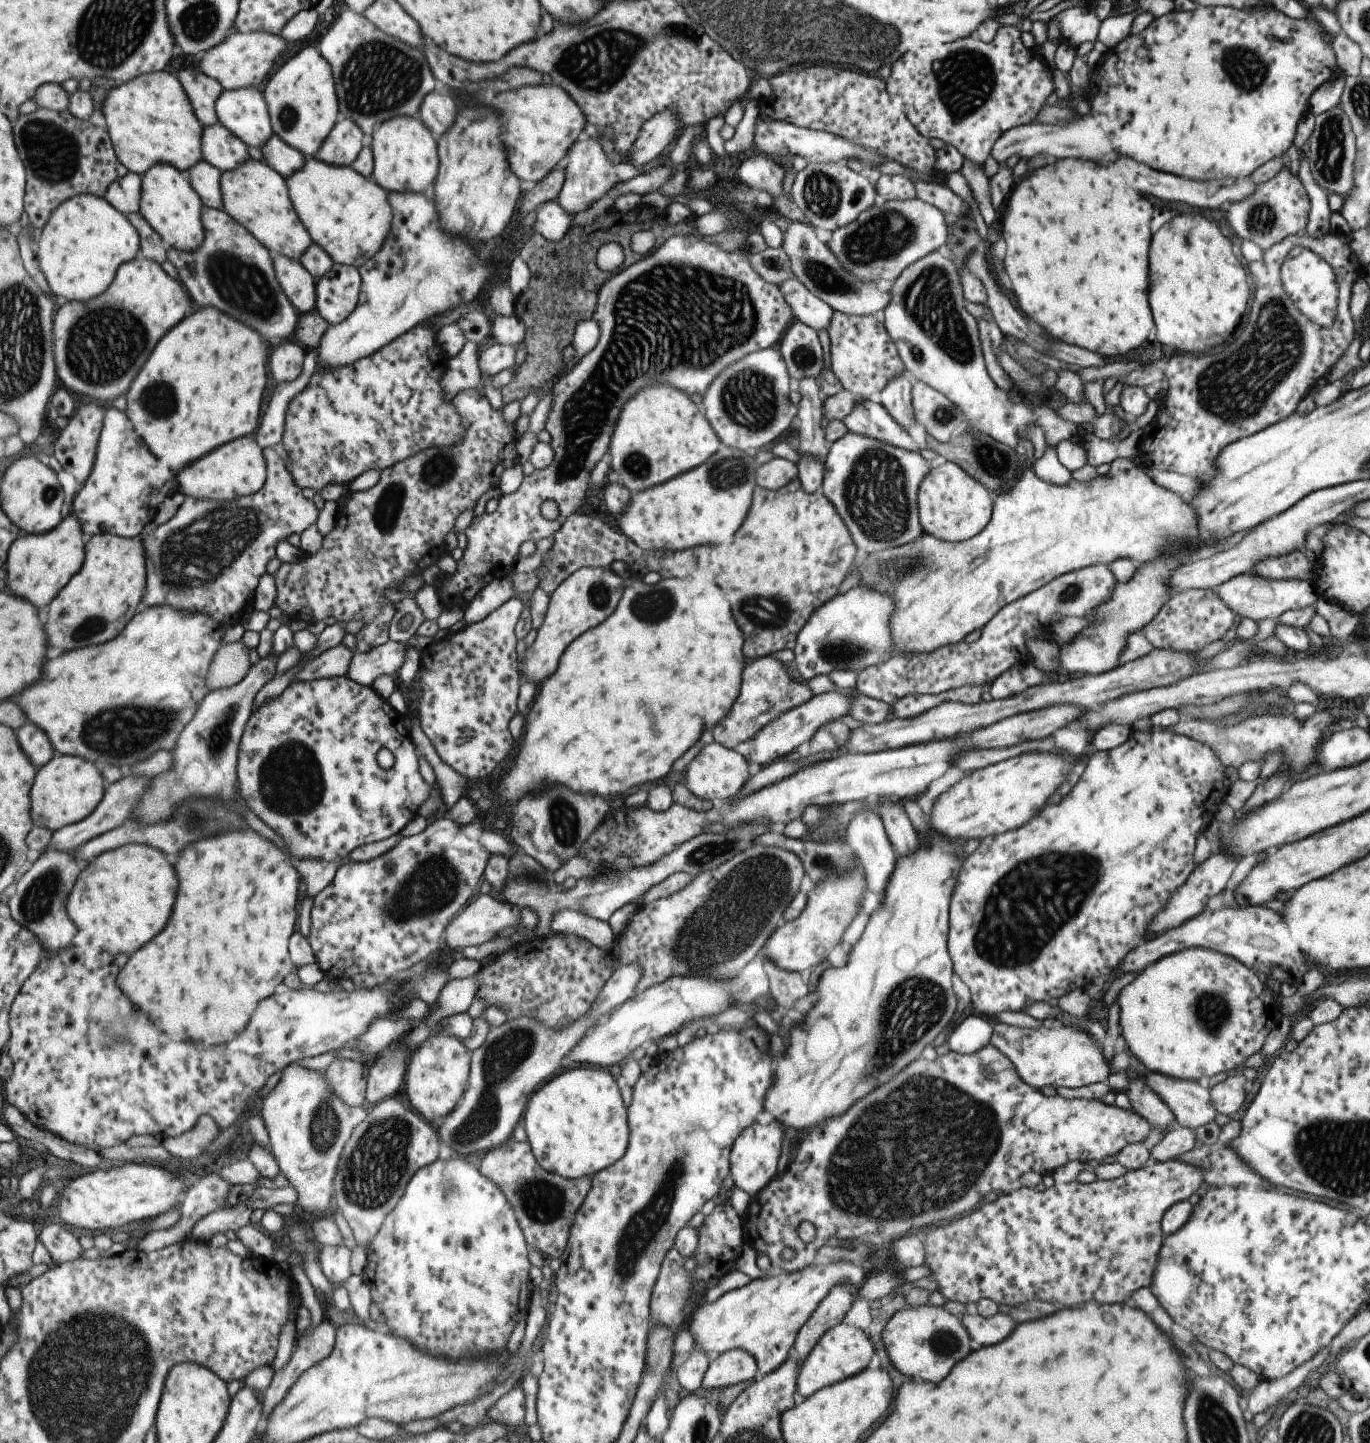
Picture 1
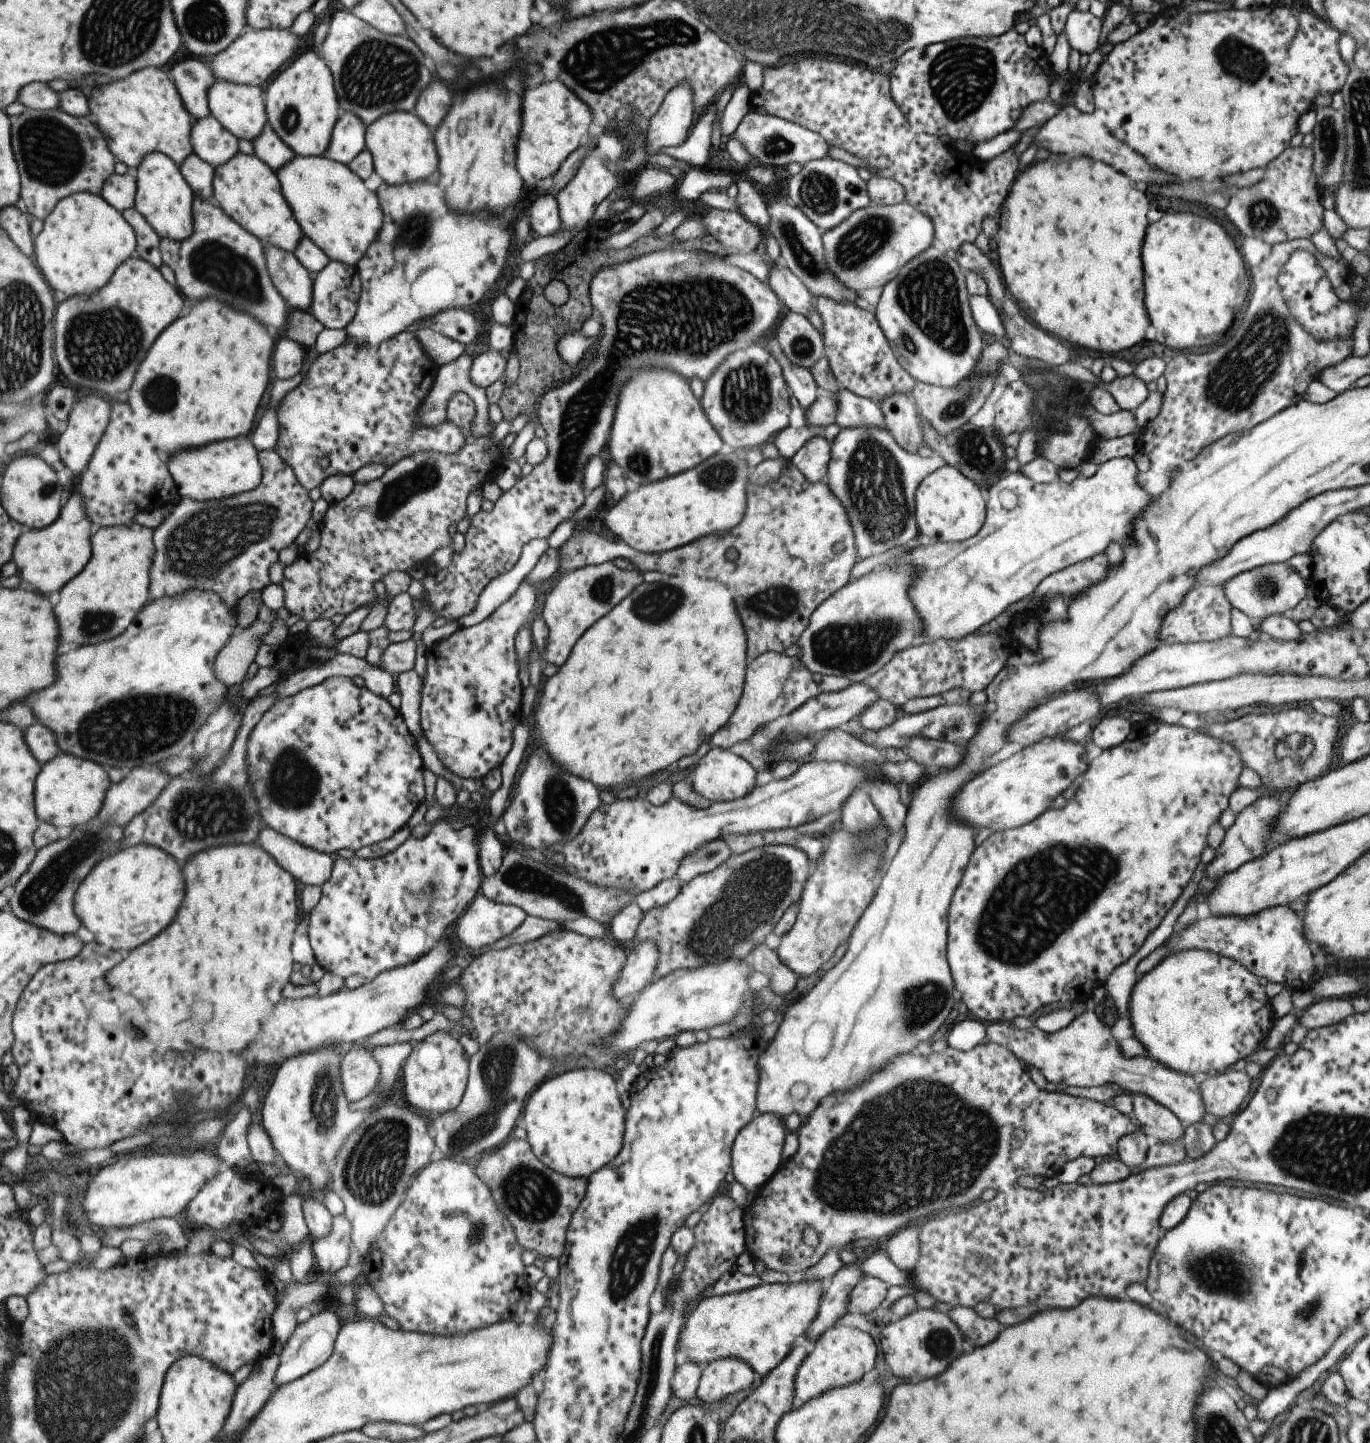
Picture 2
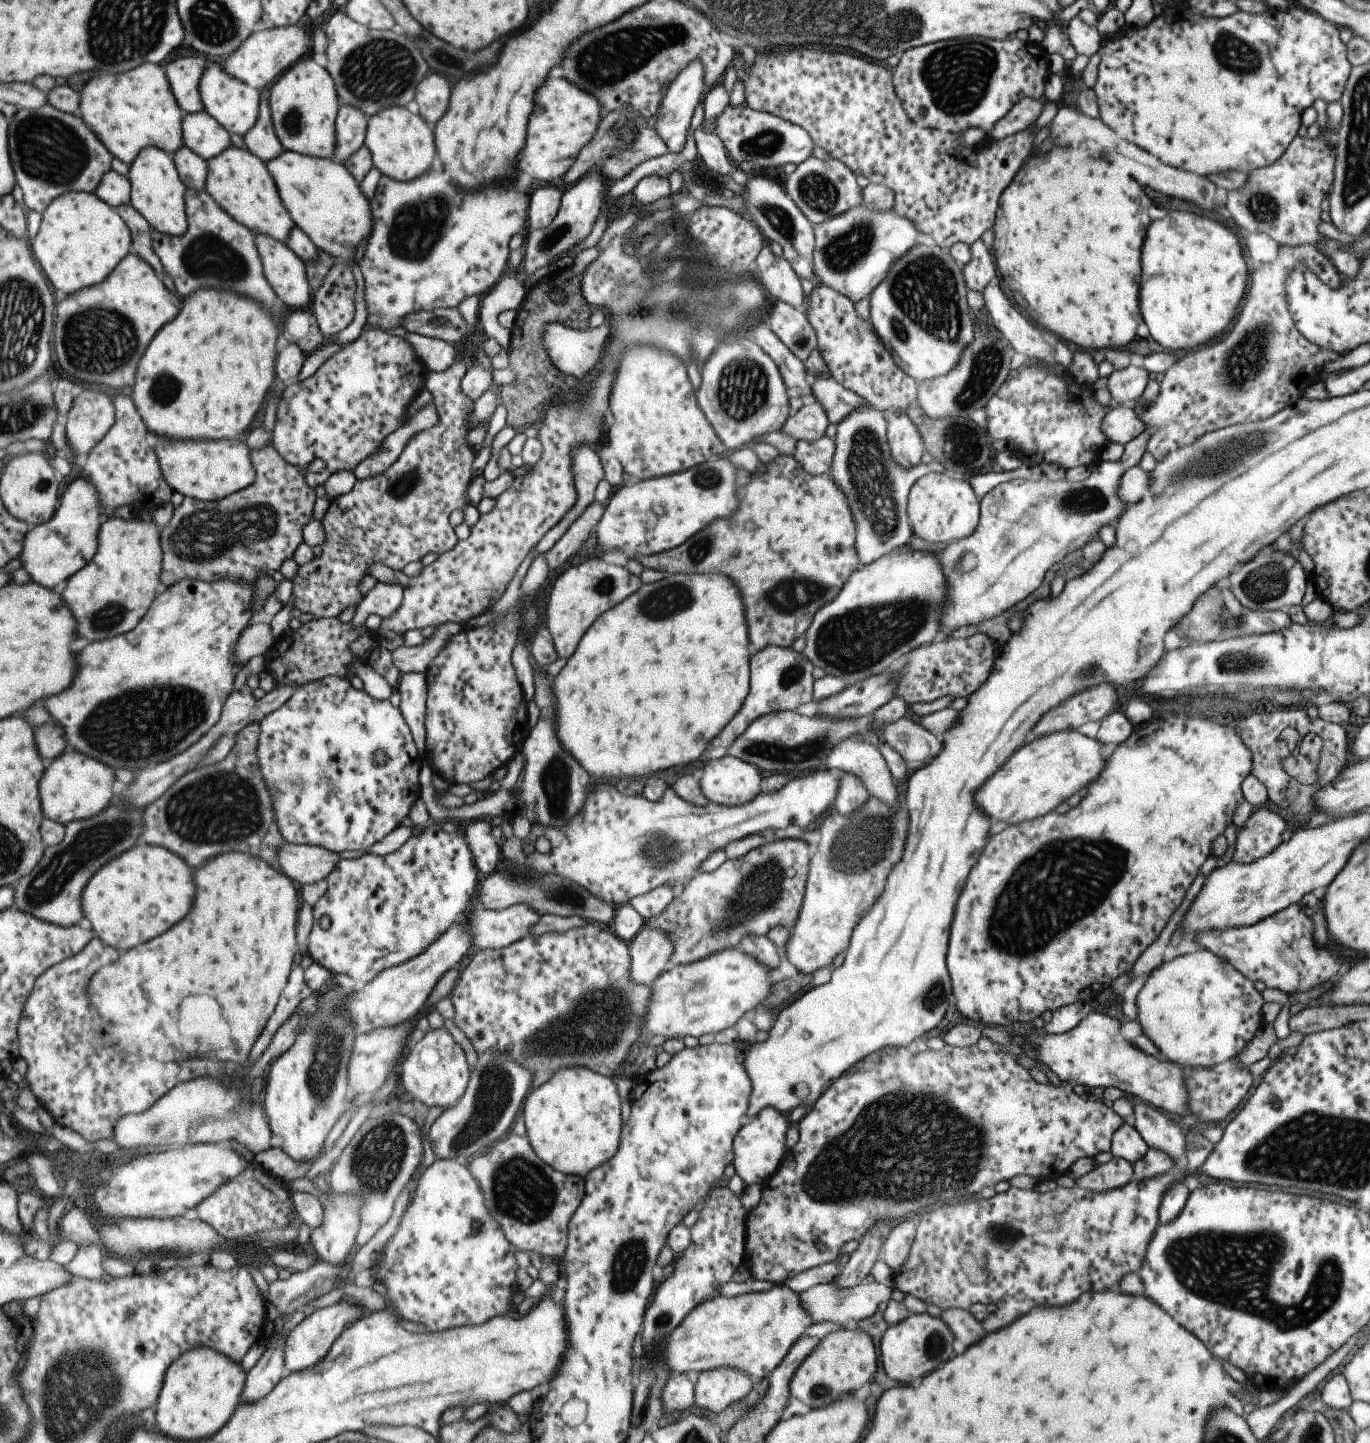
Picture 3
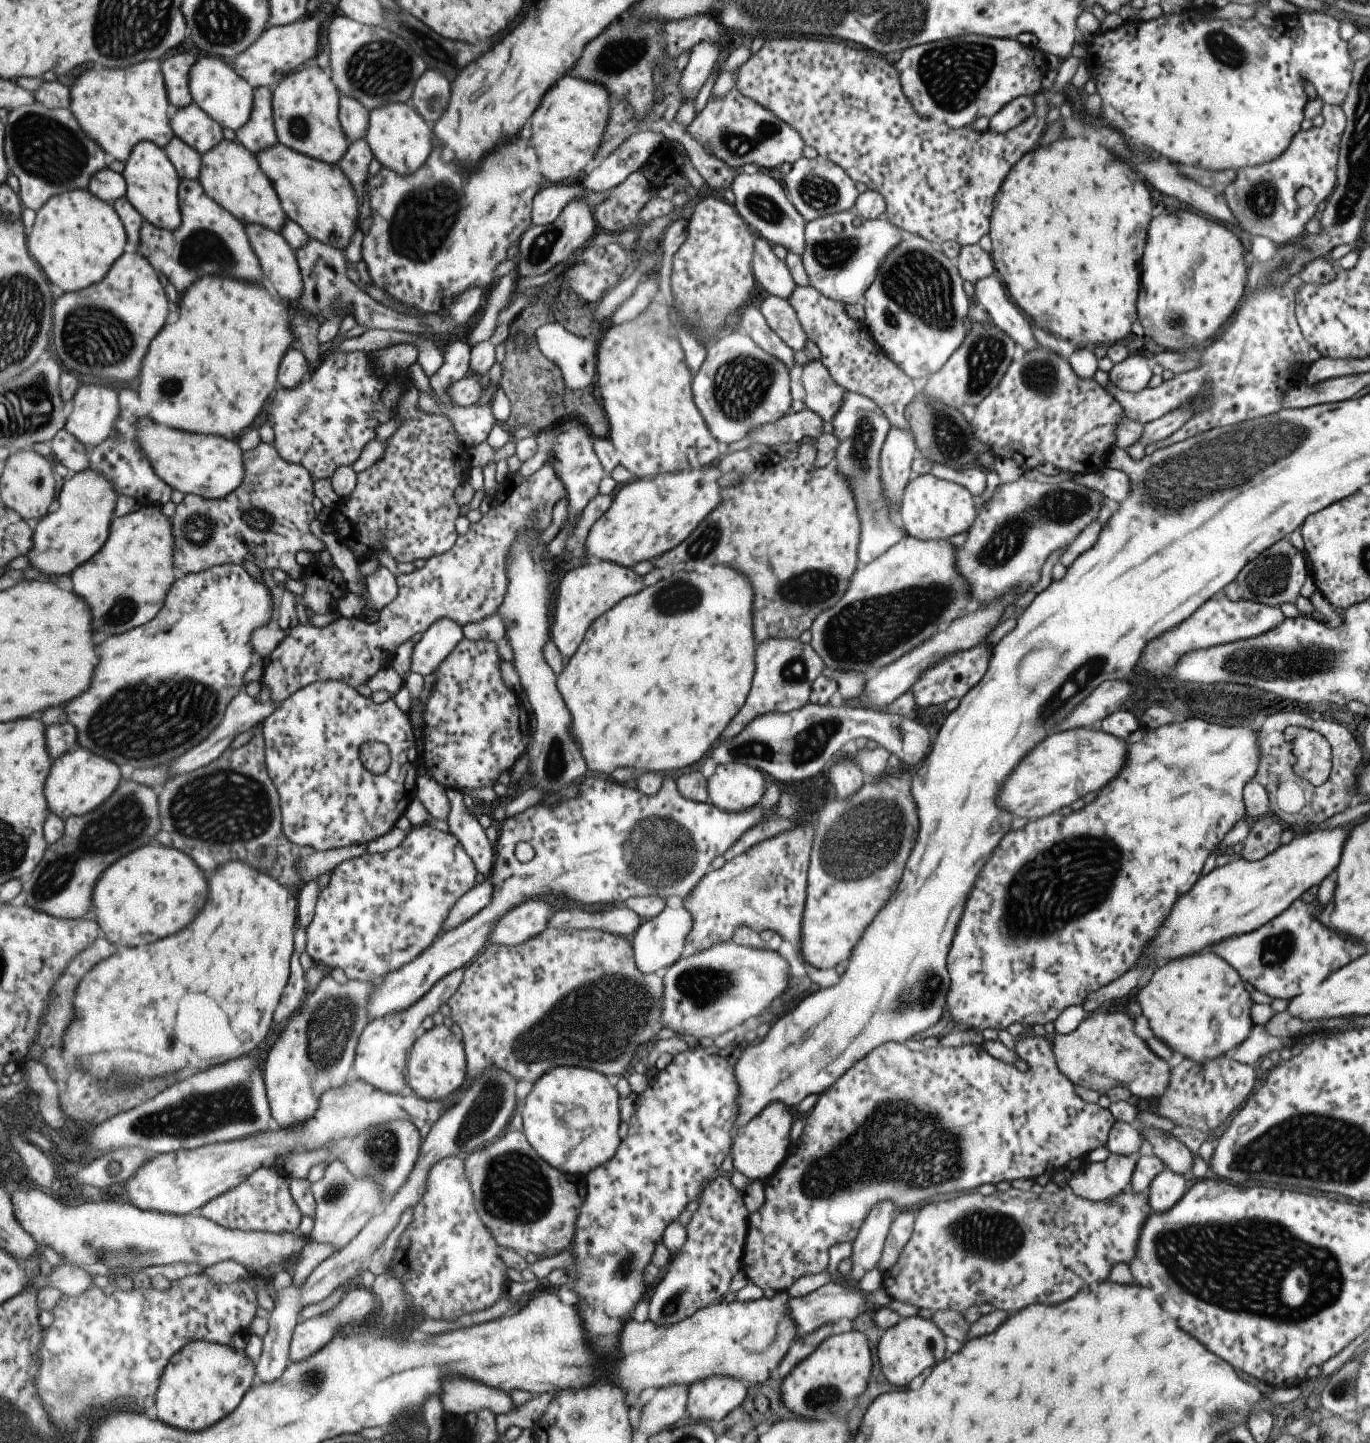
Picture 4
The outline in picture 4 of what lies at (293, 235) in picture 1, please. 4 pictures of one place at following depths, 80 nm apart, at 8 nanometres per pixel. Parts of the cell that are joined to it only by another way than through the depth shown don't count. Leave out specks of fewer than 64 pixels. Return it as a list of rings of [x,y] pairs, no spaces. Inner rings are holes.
[[[227,138],[202,155],[200,182],[206,193],[224,209],[231,211],[247,225],[255,223],[282,232],[289,221],[278,191],[259,164],[258,158],[243,143]]]

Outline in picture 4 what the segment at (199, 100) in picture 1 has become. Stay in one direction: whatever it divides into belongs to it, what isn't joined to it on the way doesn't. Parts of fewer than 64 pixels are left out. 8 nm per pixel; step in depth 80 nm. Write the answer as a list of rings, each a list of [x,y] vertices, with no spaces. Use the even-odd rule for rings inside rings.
[[[193,52],[176,53],[163,60],[161,64],[166,78],[170,101],[176,107],[186,107],[195,104],[190,91],[190,70],[198,61]]]

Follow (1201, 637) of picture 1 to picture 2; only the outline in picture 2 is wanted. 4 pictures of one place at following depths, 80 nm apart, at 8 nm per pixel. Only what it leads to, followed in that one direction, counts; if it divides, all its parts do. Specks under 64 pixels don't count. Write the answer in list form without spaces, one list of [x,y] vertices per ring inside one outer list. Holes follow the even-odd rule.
[[[1207,583],[1197,585],[1184,596],[1177,607],[1164,615],[1158,630],[1158,640],[1168,645],[1171,643],[1202,643],[1219,640],[1230,634],[1231,609],[1221,586]]]

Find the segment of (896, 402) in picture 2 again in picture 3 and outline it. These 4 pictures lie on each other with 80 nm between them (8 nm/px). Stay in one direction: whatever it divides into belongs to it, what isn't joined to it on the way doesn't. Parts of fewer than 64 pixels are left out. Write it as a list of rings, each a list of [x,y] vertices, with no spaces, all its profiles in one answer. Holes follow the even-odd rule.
[[[905,411],[884,412],[886,422],[886,441],[891,460],[902,469],[909,469],[921,460],[924,444],[916,426],[907,418]]]

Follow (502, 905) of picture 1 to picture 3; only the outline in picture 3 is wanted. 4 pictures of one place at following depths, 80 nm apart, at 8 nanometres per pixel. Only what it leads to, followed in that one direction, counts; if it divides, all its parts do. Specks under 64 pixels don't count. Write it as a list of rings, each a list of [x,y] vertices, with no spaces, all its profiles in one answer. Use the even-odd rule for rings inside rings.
[[[475,898],[471,905],[474,910],[469,912],[469,918],[472,928],[472,944],[474,950],[480,949],[498,949],[509,946],[512,942],[518,941],[527,936],[533,925],[538,923],[540,914],[527,903],[515,903],[501,910],[491,910],[483,907],[478,898]]]

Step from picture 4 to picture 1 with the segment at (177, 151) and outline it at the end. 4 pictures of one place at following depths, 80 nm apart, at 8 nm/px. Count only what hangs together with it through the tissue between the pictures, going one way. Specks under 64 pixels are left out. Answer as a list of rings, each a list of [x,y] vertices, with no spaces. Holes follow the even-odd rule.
[[[203,160],[203,162],[195,164],[187,173],[204,205],[217,210],[226,210],[225,202],[223,202],[223,190],[221,190],[223,174],[219,168]]]

